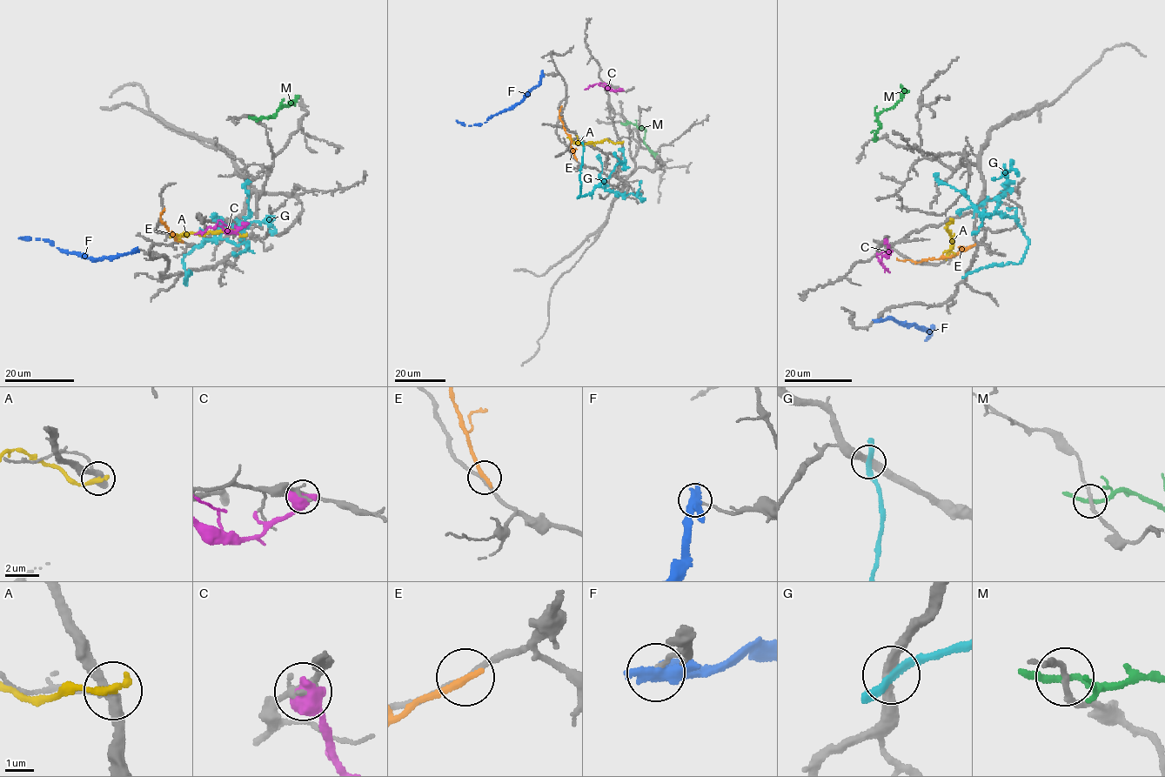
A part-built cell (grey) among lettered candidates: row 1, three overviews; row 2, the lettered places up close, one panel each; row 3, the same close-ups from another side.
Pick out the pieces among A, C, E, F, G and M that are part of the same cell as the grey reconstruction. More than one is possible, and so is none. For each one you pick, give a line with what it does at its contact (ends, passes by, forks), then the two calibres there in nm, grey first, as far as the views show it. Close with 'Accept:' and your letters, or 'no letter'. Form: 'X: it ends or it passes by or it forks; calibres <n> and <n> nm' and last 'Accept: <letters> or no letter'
Accept: no letter

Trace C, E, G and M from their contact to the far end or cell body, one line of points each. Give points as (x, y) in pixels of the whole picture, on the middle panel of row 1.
C: (620, 90), (606, 89), (595, 83), (585, 89)
E: (576, 159), (571, 137), (559, 117), (561, 105)
G: (581, 140), (579, 197), (592, 191), (617, 164), (621, 164), (624, 157), (619, 150), (623, 150)
M: (625, 123), (631, 123), (644, 129), (644, 143), (658, 154)

